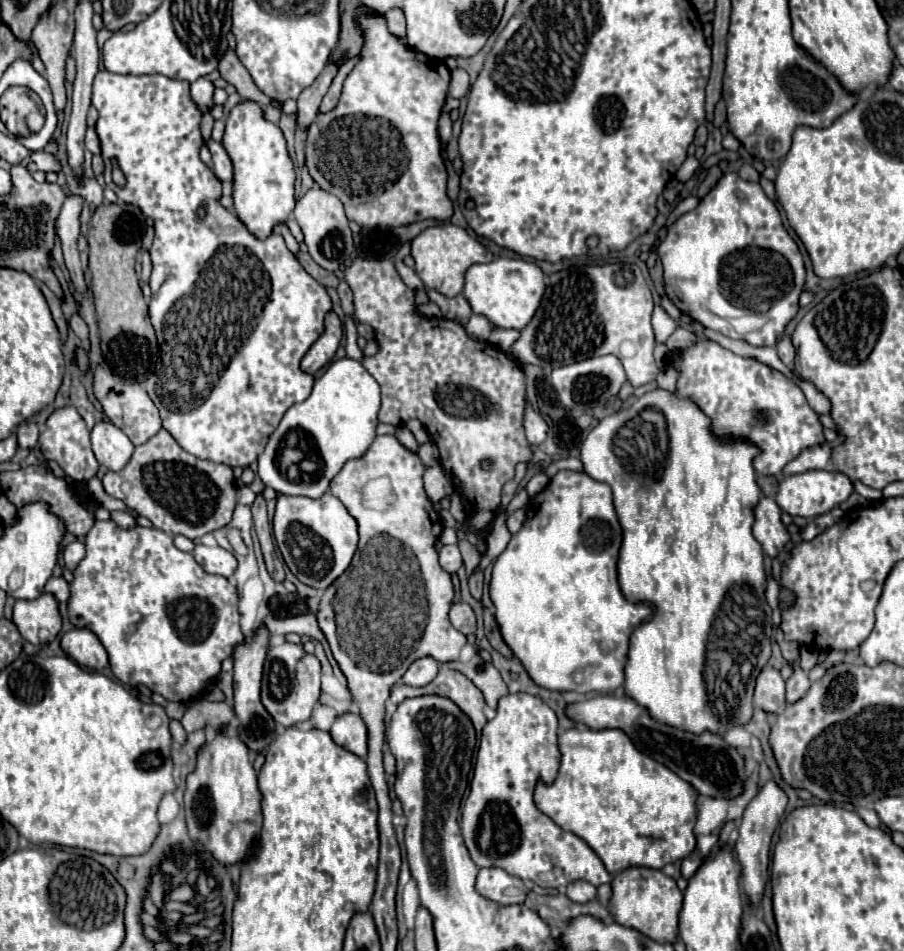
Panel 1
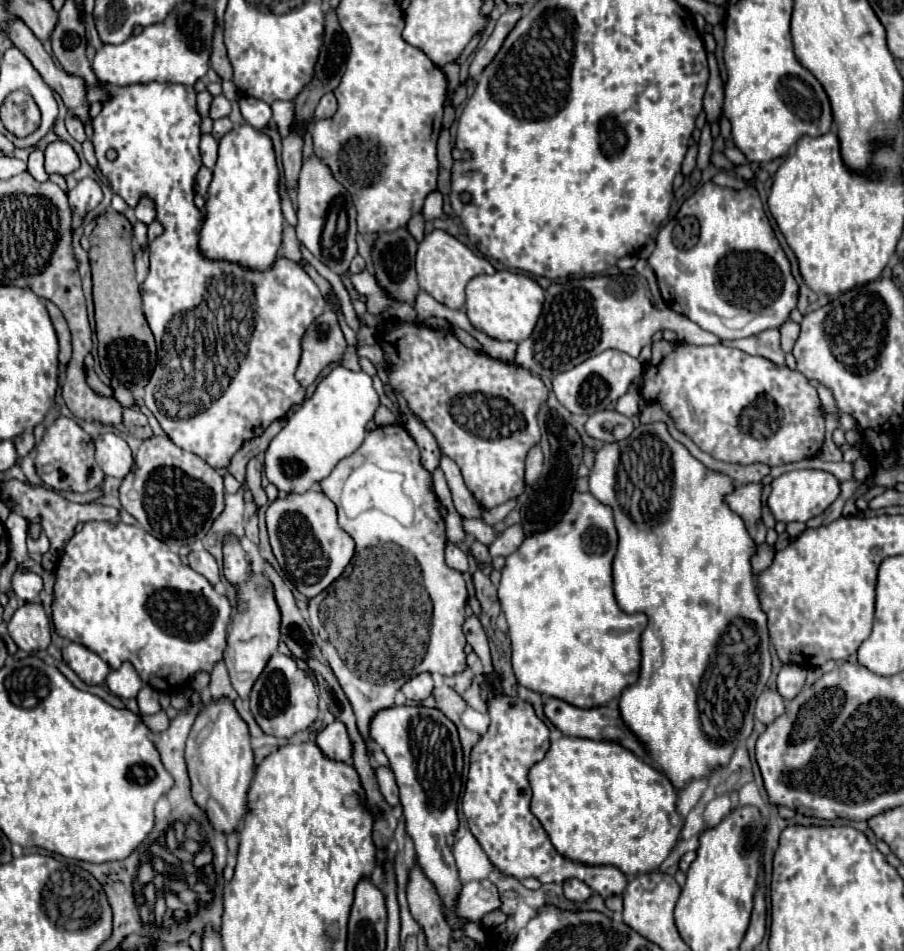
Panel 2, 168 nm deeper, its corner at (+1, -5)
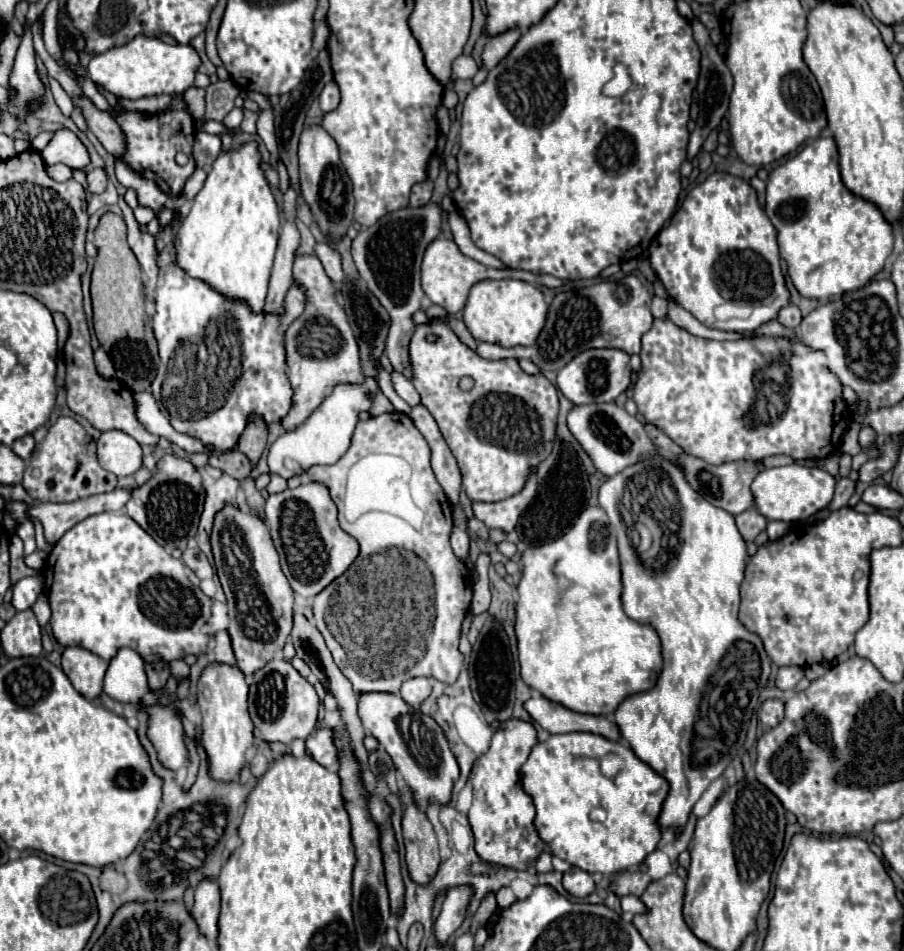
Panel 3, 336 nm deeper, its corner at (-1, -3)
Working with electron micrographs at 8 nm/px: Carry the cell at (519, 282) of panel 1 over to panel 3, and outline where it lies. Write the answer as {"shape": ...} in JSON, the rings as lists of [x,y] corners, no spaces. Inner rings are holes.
{"shape":[[[500,279],[500,281],[480,281],[470,289],[466,307],[464,307],[464,323],[476,341],[498,343],[502,347],[516,345],[534,345],[544,323],[546,323],[548,305],[544,301],[542,291],[536,285],[516,279]]]}

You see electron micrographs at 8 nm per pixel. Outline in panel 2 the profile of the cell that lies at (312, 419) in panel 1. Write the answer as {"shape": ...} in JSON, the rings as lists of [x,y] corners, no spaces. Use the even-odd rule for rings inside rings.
{"shape":[[[346,367],[332,369],[316,387],[314,395],[294,411],[282,431],[270,441],[264,455],[264,473],[278,491],[306,493],[326,479],[336,463],[350,457],[366,437],[366,423],[374,417],[380,397],[372,387],[372,377]]]}

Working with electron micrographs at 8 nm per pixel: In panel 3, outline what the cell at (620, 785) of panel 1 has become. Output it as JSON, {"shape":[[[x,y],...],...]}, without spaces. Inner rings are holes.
{"shape":[[[594,733],[550,735],[544,743],[536,743],[528,761],[520,769],[522,787],[532,797],[536,817],[534,825],[540,839],[558,859],[580,867],[588,873],[610,875],[640,865],[660,841],[658,815],[668,795],[668,783],[644,761],[640,761],[628,745],[610,741]]]}

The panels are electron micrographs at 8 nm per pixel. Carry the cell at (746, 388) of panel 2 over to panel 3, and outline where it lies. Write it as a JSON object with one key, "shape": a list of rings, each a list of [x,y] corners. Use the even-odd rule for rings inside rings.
{"shape":[[[668,317],[664,319],[654,319],[654,325],[648,333],[642,337],[642,351],[639,353],[642,359],[642,369],[637,373],[636,385],[634,385],[634,403],[638,405],[638,413],[646,419],[646,423],[652,423],[656,429],[664,431],[676,445],[680,445],[688,455],[694,455],[698,459],[708,461],[710,465],[722,465],[728,461],[760,461],[772,455],[790,455],[796,461],[802,459],[824,459],[832,455],[840,447],[842,431],[836,431],[836,425],[842,421],[846,409],[844,409],[844,399],[842,399],[842,383],[838,377],[828,369],[824,361],[822,351],[814,351],[802,341],[790,341],[786,337],[774,337],[774,335],[758,335],[750,339],[738,339],[738,341],[710,341],[702,337],[690,335],[686,329],[674,325]]]}

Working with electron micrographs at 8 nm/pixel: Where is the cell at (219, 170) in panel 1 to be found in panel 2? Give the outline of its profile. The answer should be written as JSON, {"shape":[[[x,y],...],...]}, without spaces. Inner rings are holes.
{"shape":[[[202,135],[200,153],[202,153],[202,163],[208,169],[214,169],[216,159],[218,159],[218,141],[214,137],[210,137],[210,135]]]}

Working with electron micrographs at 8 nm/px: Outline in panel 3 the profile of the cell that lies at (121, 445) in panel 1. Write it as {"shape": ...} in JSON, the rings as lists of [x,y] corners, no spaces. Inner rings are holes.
{"shape":[[[104,431],[98,439],[98,461],[116,477],[134,475],[142,467],[142,447],[124,431]]]}

